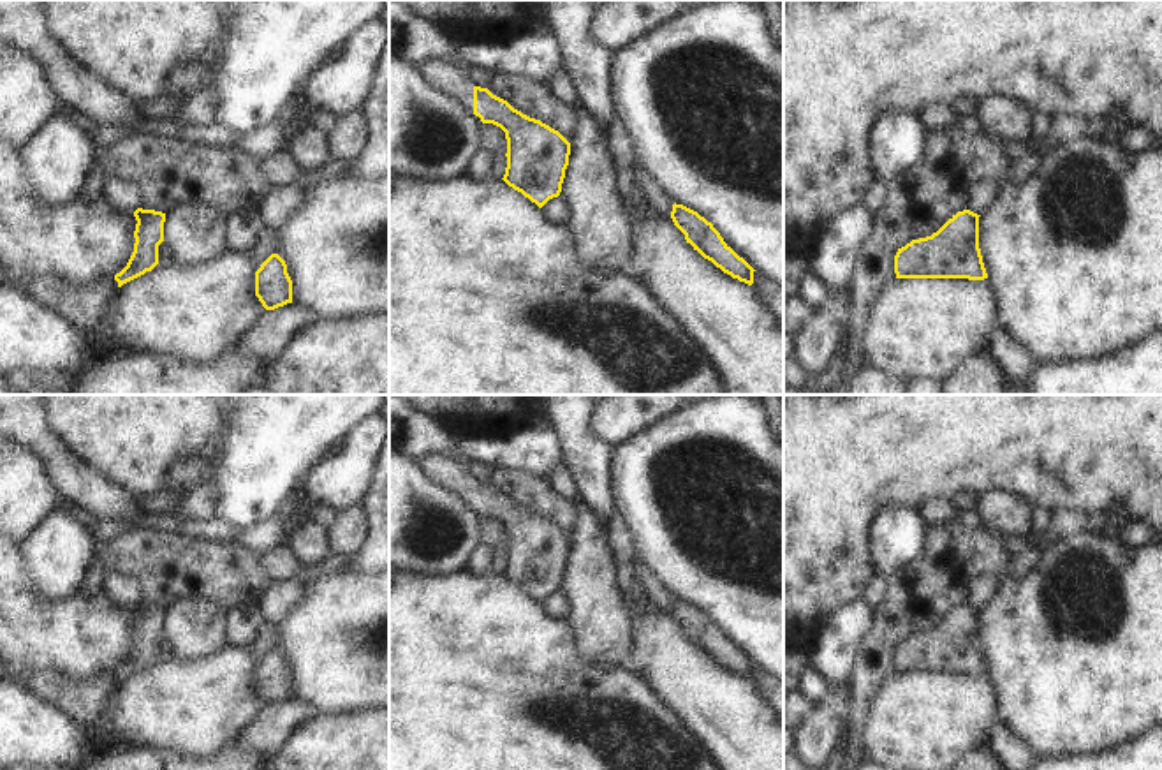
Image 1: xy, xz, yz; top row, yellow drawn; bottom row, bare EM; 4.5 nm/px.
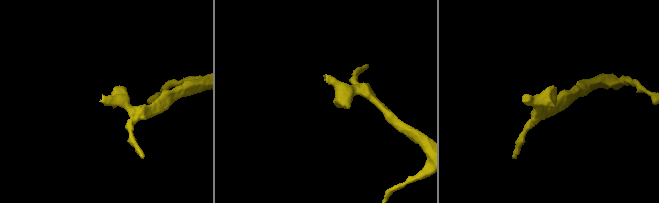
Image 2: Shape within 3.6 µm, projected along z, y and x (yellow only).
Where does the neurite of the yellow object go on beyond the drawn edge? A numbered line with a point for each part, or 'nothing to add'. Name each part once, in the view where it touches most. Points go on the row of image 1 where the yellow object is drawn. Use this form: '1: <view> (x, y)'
1: xz (453, 81).

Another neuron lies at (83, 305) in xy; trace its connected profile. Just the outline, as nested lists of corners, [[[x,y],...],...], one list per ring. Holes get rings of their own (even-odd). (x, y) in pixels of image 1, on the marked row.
[[[56,275],[26,277],[16,287],[88,335],[99,328],[107,303],[120,289],[114,278],[77,285]]]

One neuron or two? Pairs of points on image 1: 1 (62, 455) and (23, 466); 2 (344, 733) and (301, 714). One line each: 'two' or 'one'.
1: two
2: two

